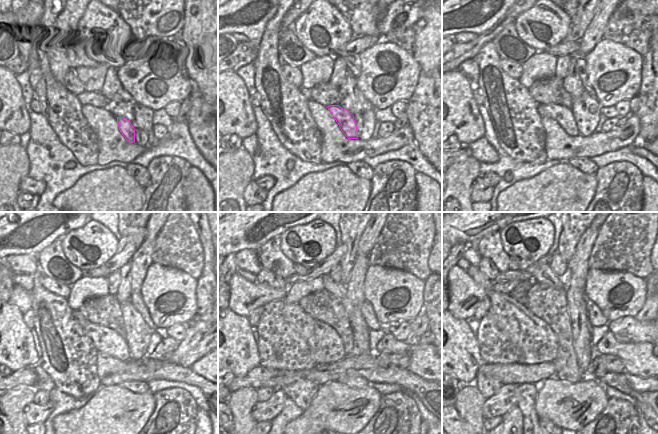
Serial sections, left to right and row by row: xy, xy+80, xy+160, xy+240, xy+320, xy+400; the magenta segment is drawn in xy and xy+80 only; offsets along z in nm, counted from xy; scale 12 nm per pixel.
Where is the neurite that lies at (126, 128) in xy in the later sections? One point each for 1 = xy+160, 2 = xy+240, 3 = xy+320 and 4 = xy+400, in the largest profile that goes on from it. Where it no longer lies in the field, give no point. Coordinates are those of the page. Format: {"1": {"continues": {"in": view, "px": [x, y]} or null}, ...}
{"1": {"continues": {"in": "xy+160", "px": [564, 116]}}, "2": {"continues": {"in": "xy+240", "px": [106, 340]}}, "3": {"continues": {"in": "xy+320", "px": [324, 342]}}, "4": {"continues": {"in": "xy+400", "px": [535, 341]}}}

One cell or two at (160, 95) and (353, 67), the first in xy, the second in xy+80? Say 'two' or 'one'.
two

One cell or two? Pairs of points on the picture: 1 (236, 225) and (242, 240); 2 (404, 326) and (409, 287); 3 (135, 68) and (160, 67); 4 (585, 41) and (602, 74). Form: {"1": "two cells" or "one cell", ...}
{"1": "one cell", "2": "two cells", "3": "one cell", "4": "two cells"}

